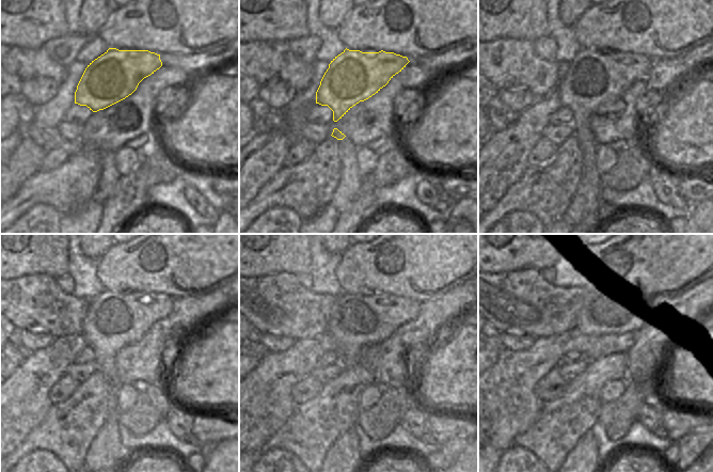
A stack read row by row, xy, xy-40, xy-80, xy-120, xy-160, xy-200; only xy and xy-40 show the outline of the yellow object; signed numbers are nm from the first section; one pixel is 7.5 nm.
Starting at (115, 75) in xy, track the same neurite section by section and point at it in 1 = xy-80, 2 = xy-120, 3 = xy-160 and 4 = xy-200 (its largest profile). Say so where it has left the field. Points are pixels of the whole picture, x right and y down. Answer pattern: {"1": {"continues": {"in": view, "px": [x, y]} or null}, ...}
{"1": {"continues": {"in": "xy-80", "px": [593, 78]}}, "2": {"continues": {"in": "xy-120", "px": [113, 320]}}, "3": {"continues": {"in": "xy-160", "px": [355, 321]}}, "4": {"continues": {"in": "xy-200", "px": [598, 316]}}}

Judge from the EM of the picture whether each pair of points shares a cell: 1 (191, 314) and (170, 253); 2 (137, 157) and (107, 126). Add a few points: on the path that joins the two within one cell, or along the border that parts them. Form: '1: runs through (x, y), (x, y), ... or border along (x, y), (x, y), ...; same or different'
1: border along (209, 292), (203, 295), (173, 298); different
2: border along (124, 144), (114, 152); different

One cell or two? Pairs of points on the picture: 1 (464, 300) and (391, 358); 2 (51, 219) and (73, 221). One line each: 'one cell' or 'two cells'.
1: one cell
2: two cells

